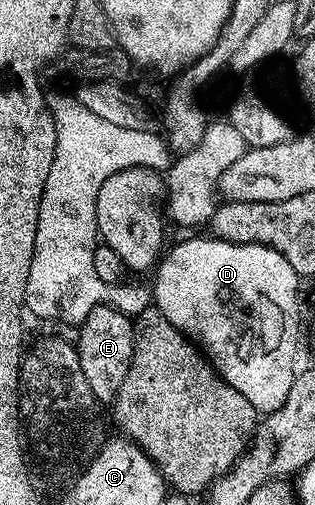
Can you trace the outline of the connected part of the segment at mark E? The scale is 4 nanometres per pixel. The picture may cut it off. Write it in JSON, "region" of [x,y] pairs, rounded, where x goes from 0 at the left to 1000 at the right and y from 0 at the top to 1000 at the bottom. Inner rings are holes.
{"region":[[[327,602],[292,610],[244,653],[254,731],[267,735],[267,752],[279,752],[279,768],[292,768],[302,798],[359,798],[368,776],[381,776],[381,760],[394,760],[394,745],[406,745],[406,721],[419,721],[425,640],[416,624]]]}

